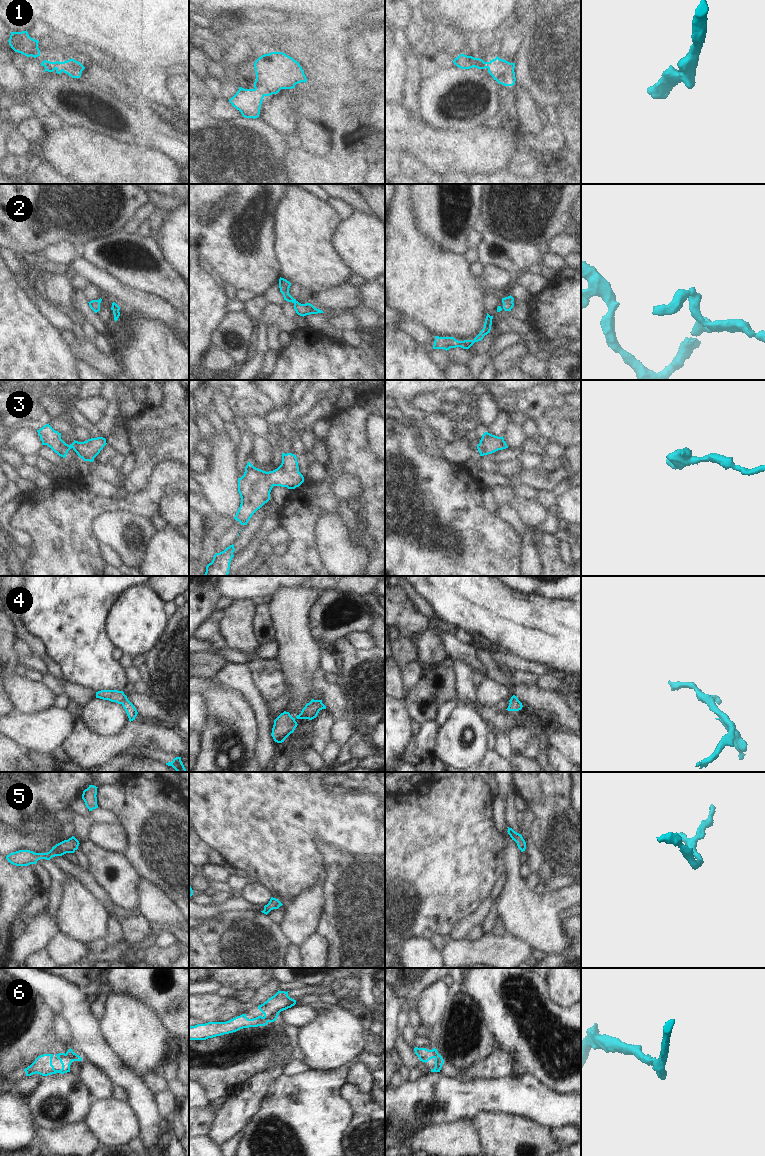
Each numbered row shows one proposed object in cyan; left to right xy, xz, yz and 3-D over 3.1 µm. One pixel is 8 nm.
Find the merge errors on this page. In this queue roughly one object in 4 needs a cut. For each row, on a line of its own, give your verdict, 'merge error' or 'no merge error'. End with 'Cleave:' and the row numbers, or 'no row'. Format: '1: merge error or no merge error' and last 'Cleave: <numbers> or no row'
1: no merge error
2: no merge error
3: no merge error
4: no merge error
5: no merge error
6: no merge error
Cleave: no row

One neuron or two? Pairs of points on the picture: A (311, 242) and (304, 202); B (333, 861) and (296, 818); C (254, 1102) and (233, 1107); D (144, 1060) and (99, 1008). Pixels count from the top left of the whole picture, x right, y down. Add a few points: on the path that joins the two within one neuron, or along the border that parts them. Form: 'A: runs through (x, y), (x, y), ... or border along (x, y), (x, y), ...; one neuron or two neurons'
A: runs through (304, 232), (304, 212); one neuron
B: border along (314, 843), (317, 840), (323, 841), (337, 850); two neurons
C: runs through (249, 1102), (242, 1107), (238, 1107); one neuron
D: border along (111, 992), (106, 1001), (106, 1011), (102, 1019); two neurons

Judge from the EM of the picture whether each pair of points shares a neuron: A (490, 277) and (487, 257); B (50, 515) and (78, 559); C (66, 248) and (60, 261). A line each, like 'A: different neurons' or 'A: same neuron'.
A: different neurons
B: same neuron
C: same neuron

